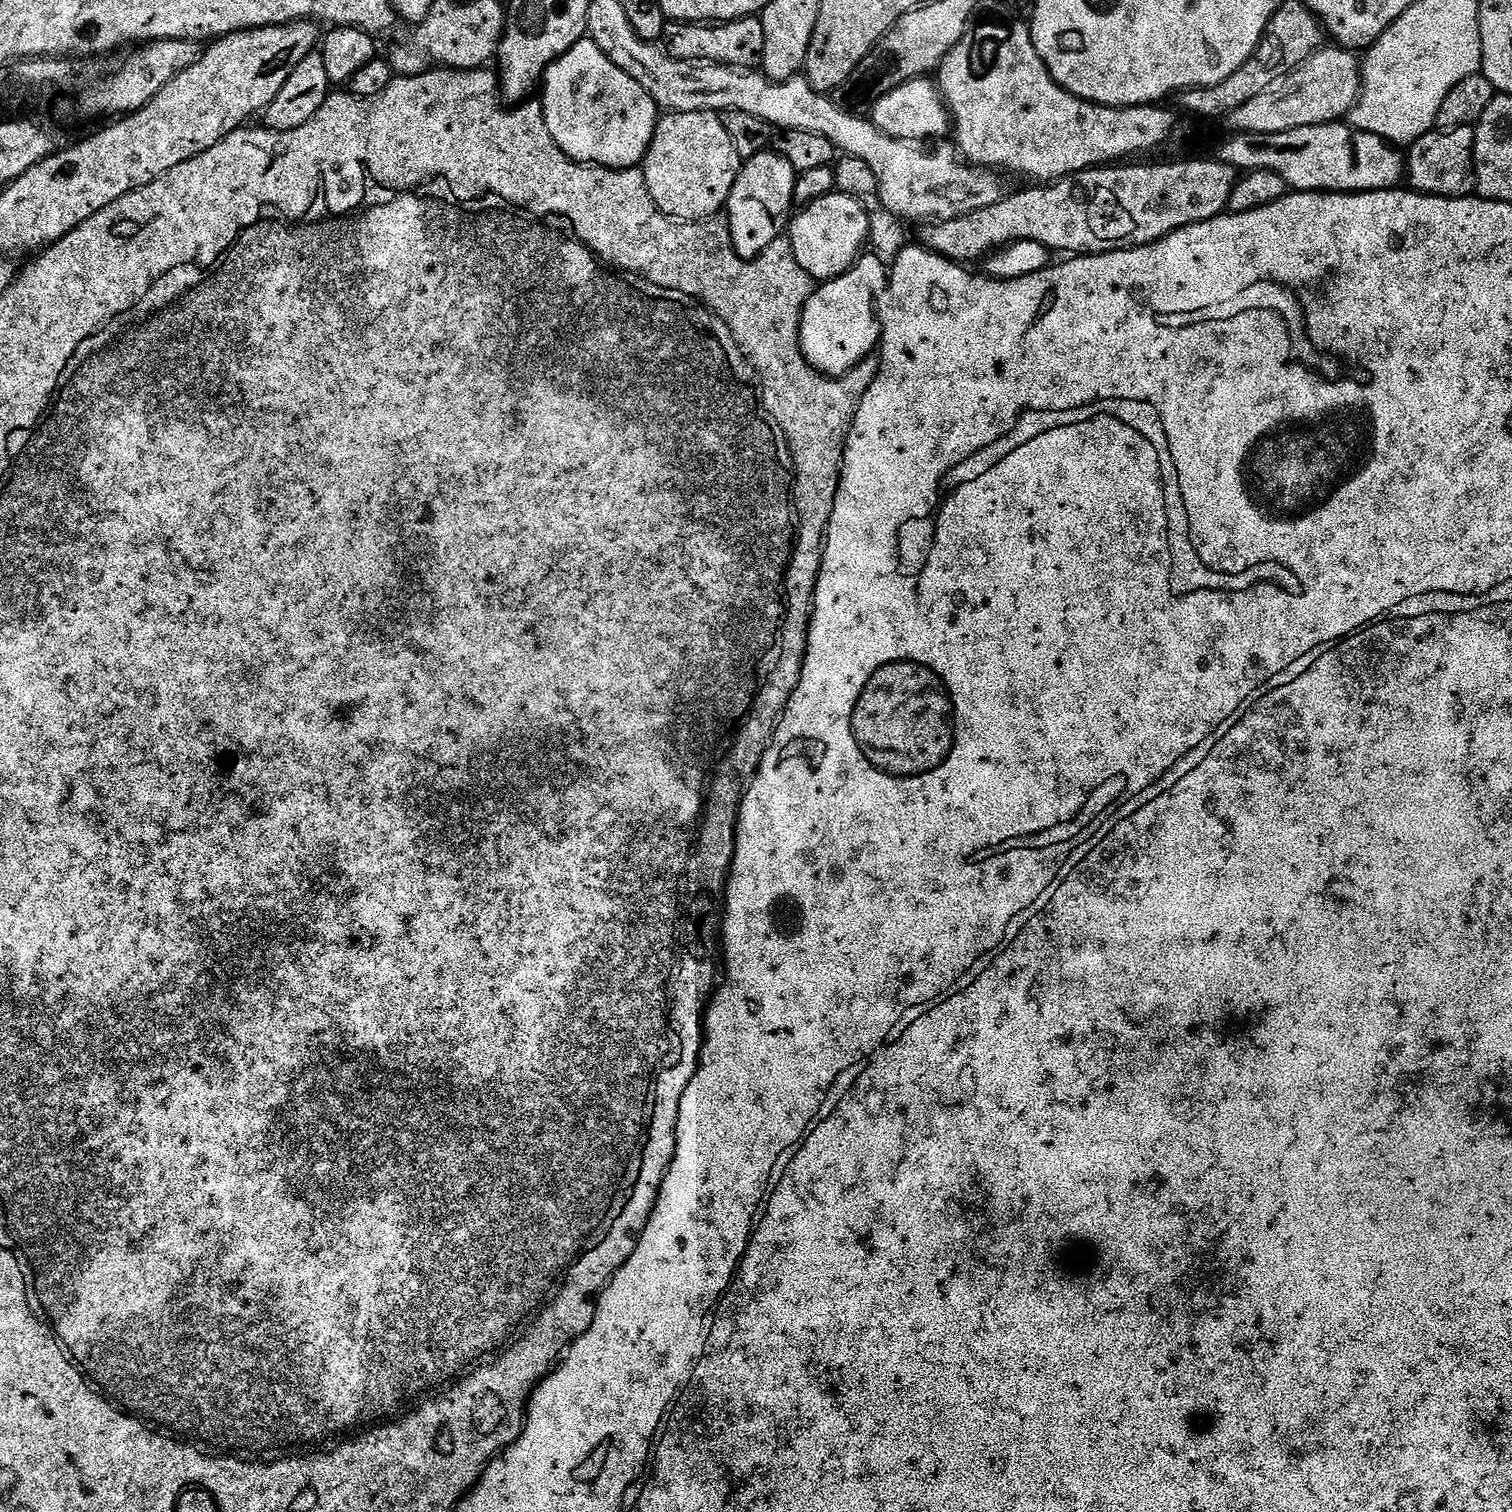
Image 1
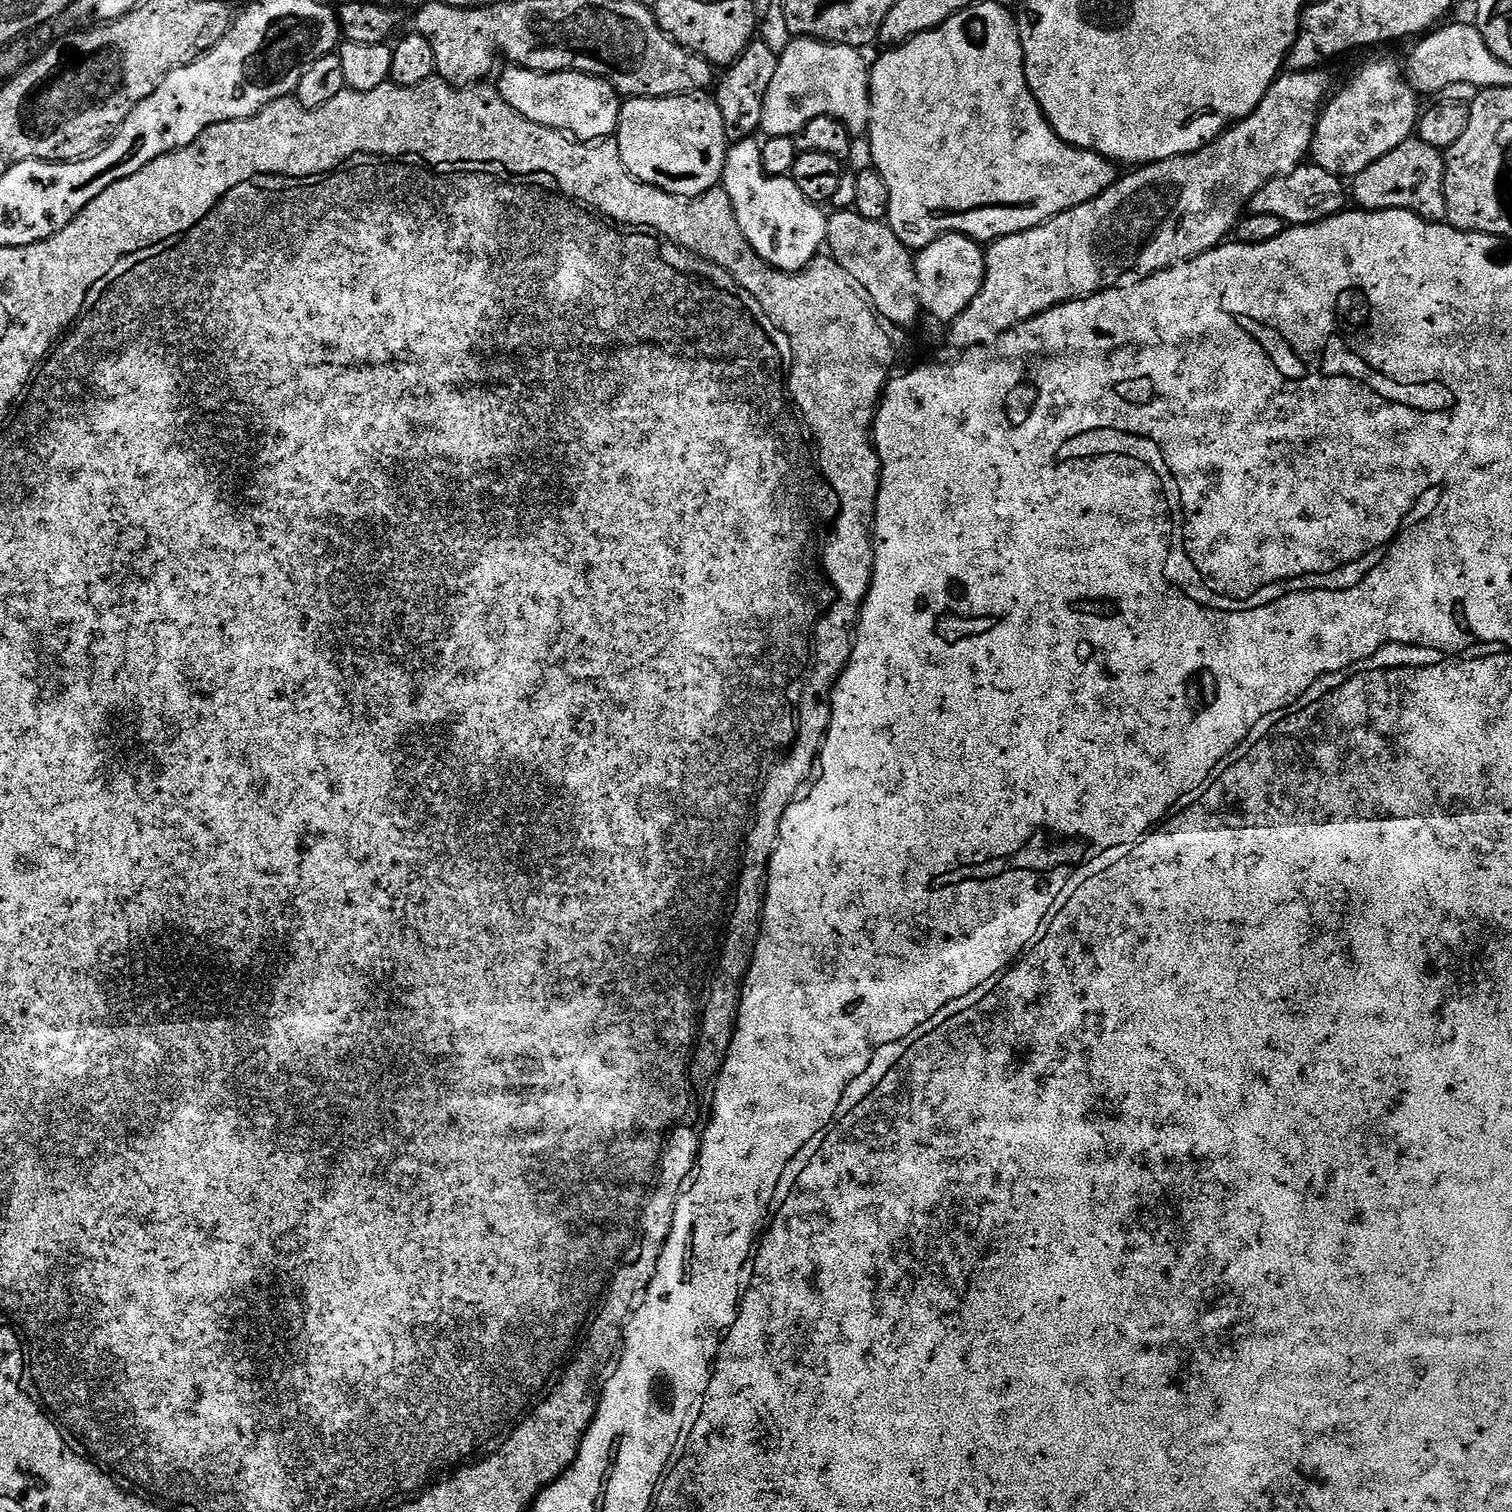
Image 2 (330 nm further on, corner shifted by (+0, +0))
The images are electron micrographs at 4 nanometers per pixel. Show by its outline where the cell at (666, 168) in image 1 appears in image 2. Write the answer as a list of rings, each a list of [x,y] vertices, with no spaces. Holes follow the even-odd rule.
[[[638,96],[621,103],[614,139],[632,177],[685,198],[700,196],[721,183],[730,142],[722,126],[722,110],[715,99],[706,97]]]

